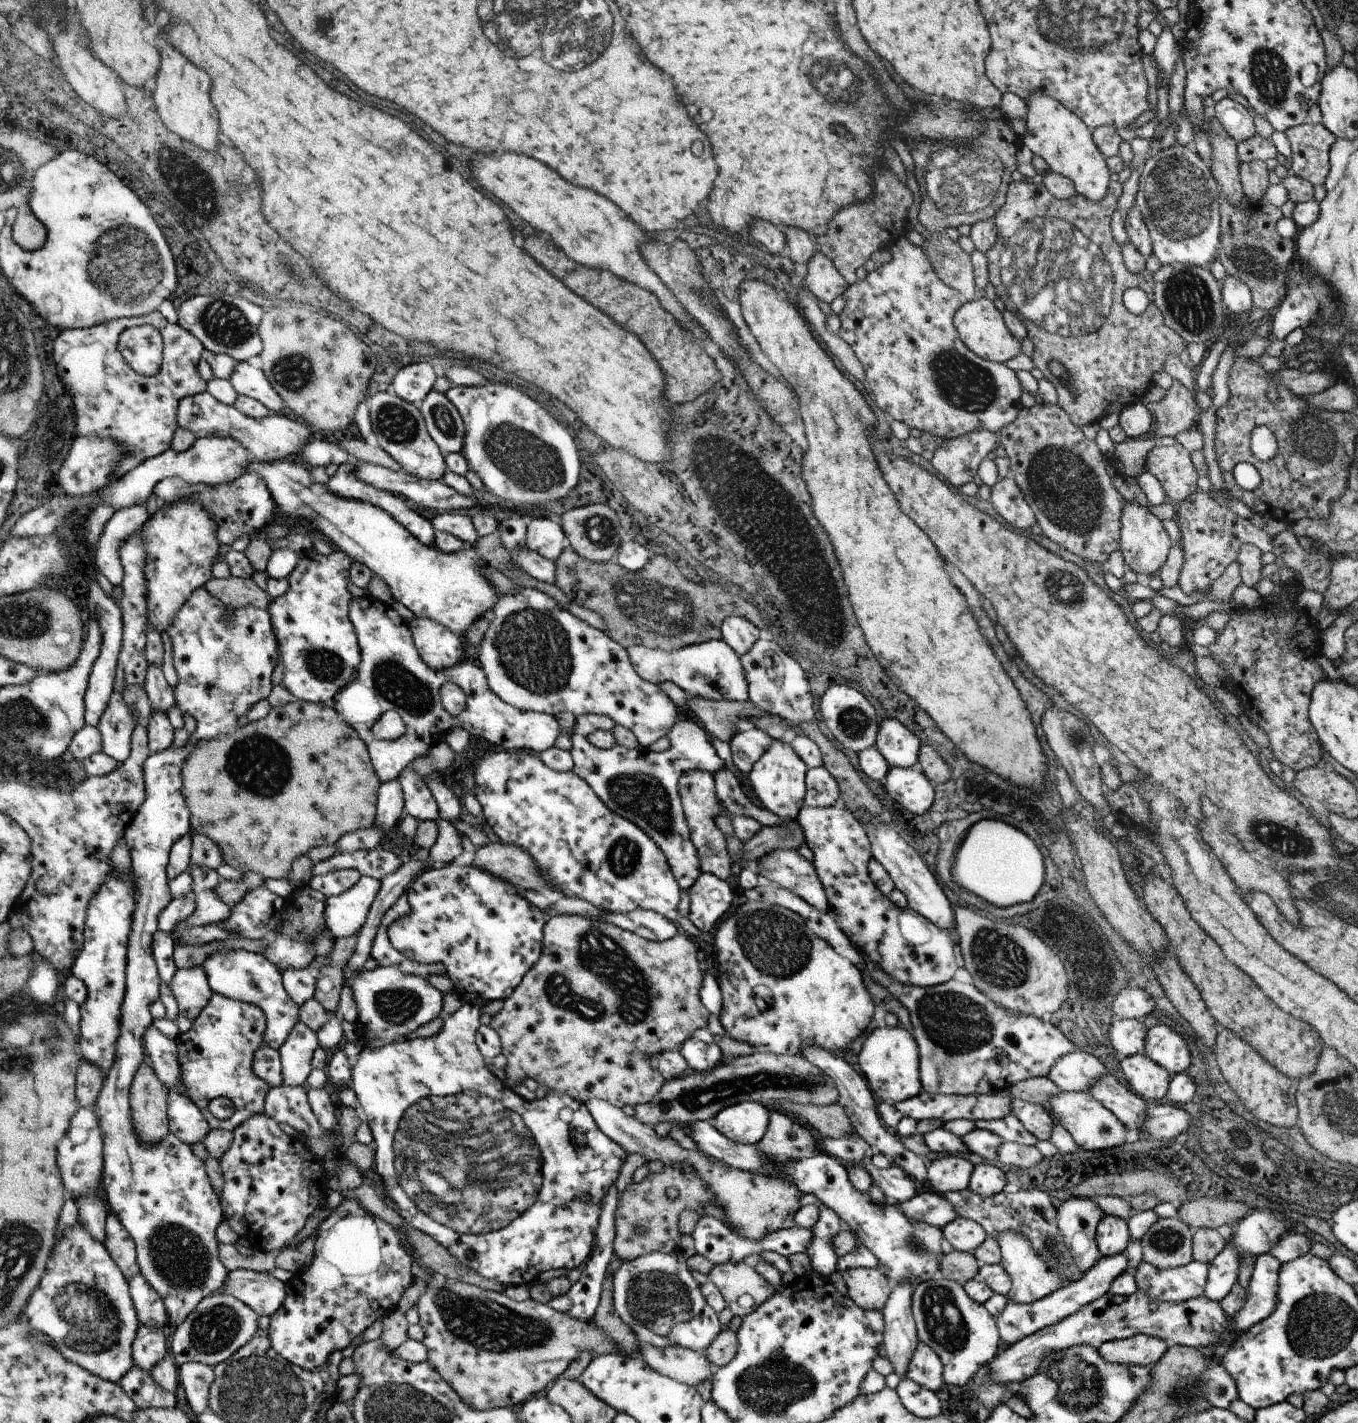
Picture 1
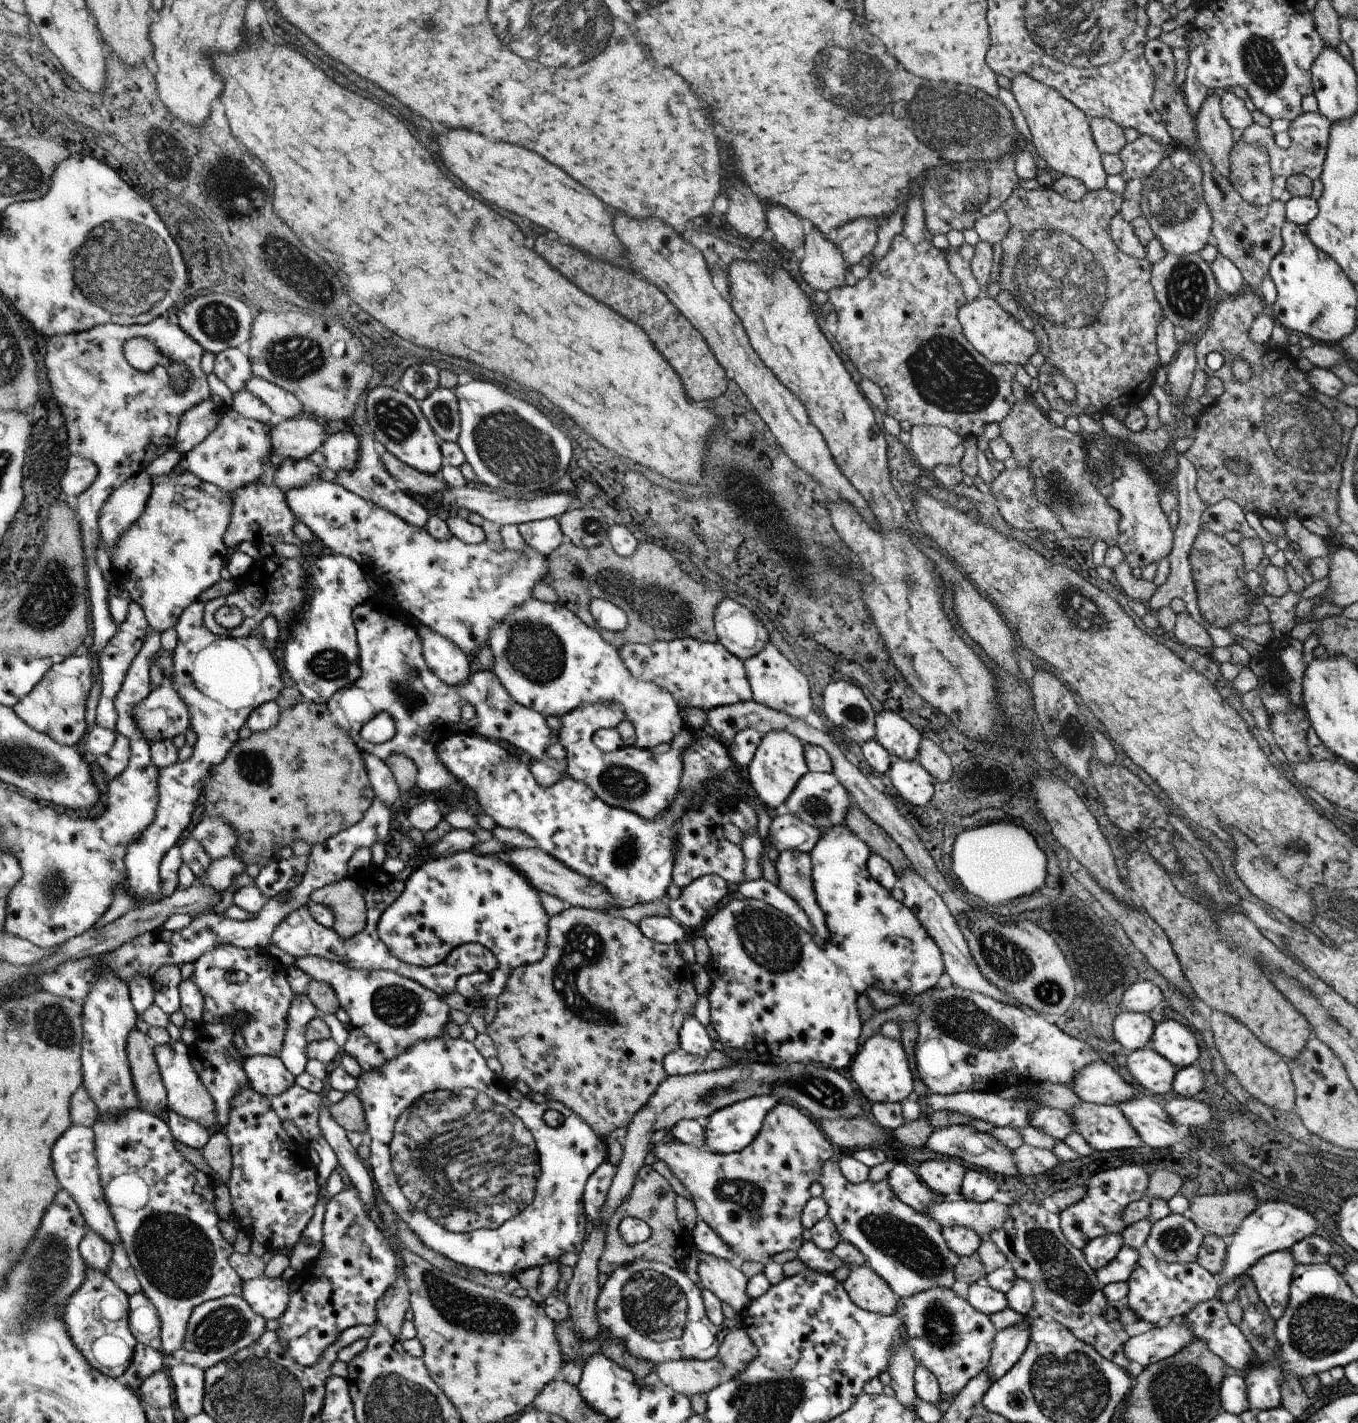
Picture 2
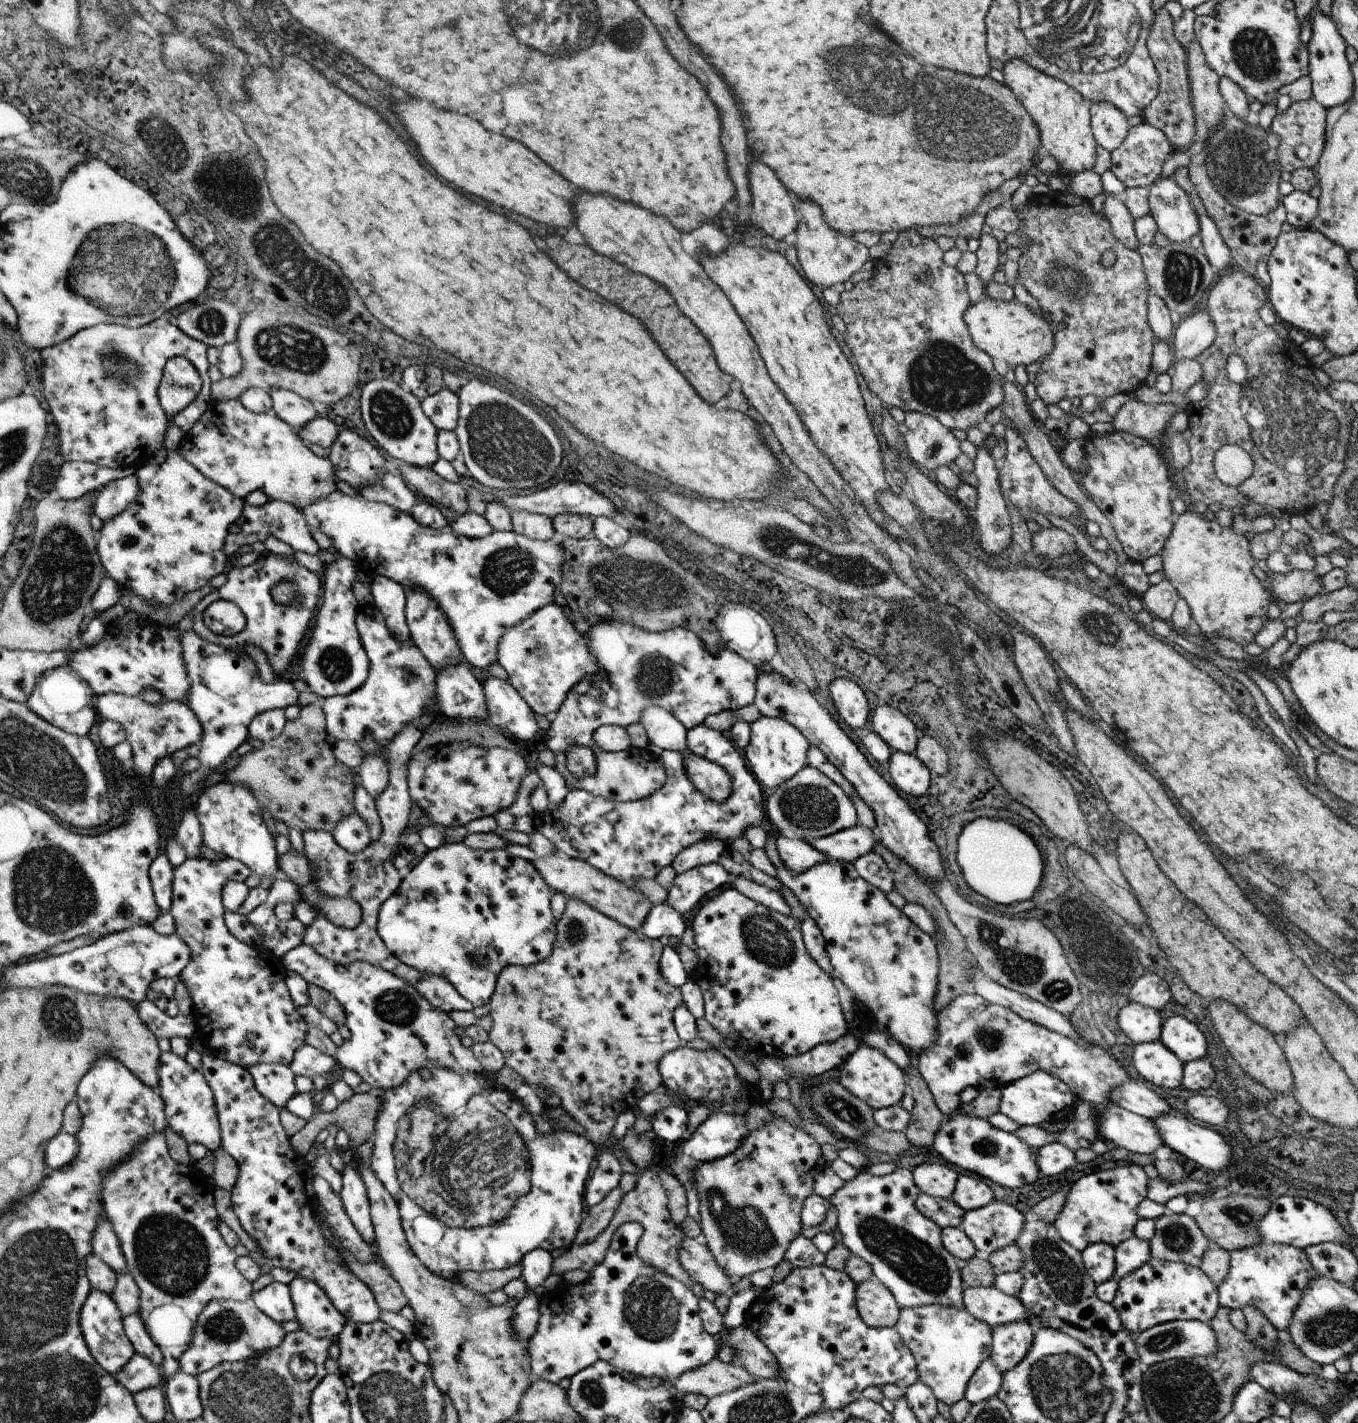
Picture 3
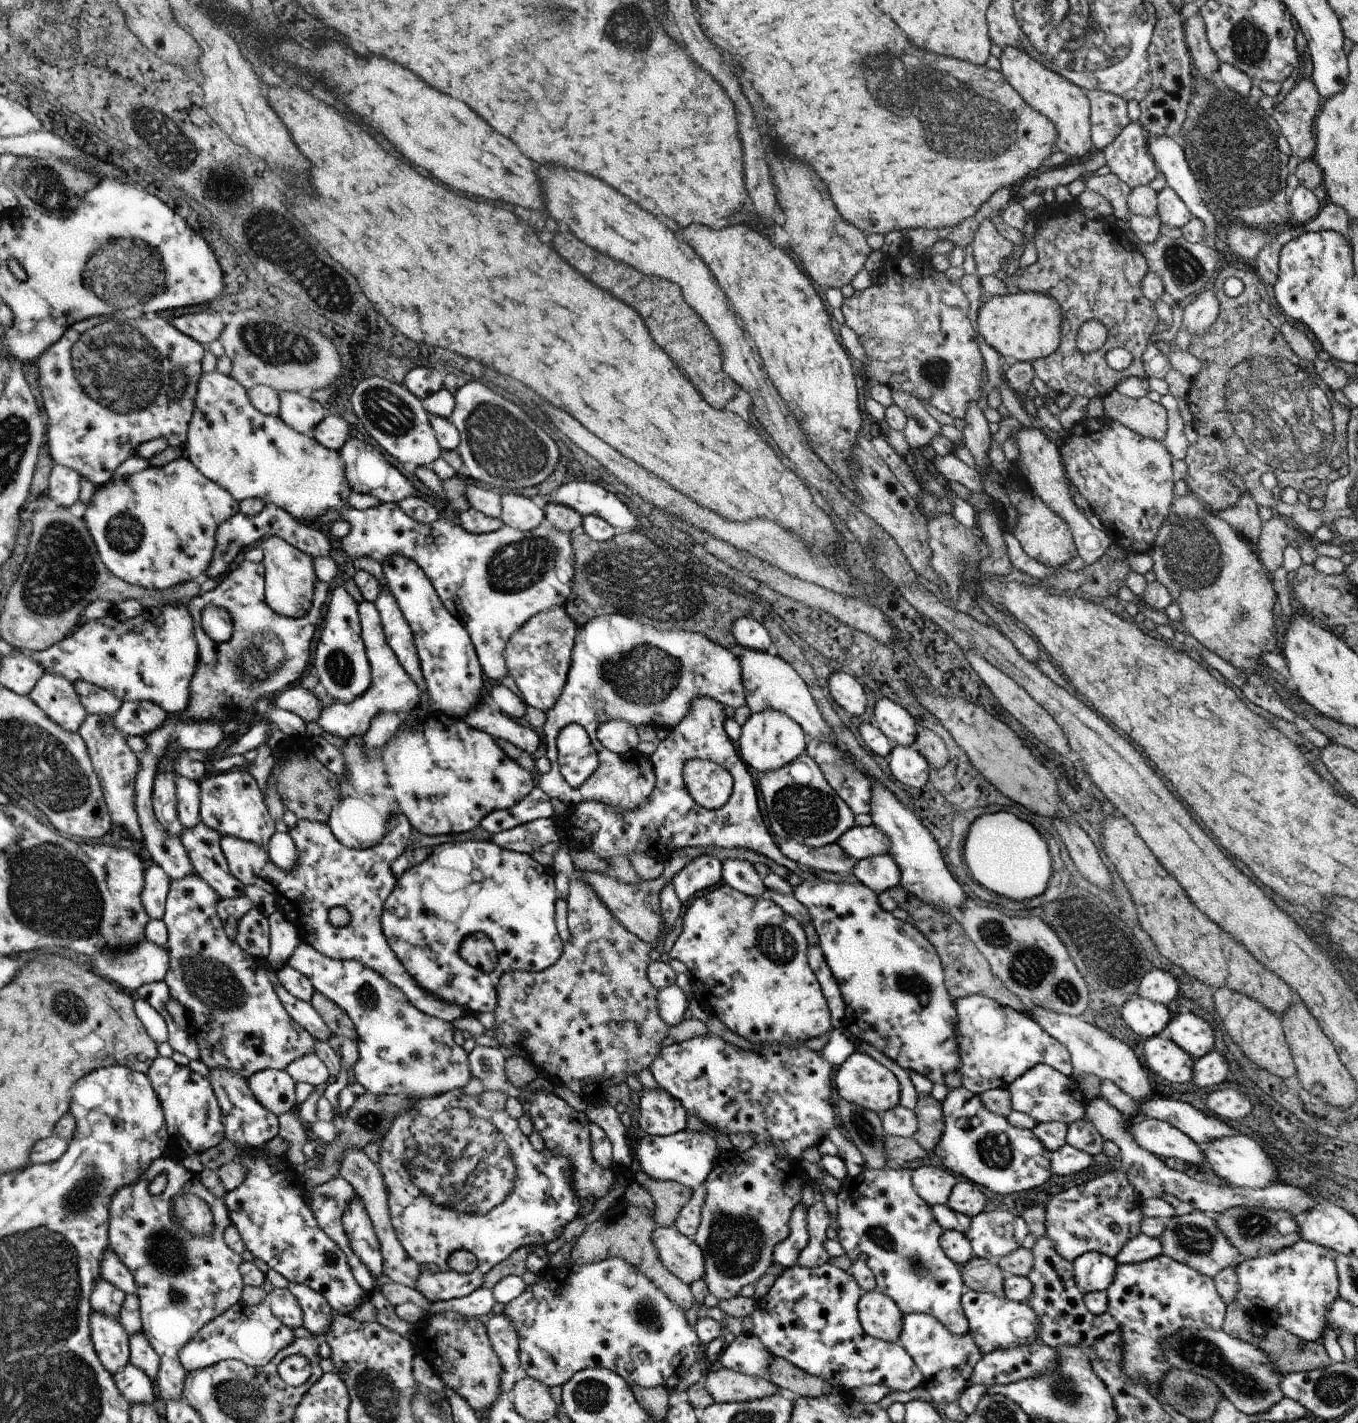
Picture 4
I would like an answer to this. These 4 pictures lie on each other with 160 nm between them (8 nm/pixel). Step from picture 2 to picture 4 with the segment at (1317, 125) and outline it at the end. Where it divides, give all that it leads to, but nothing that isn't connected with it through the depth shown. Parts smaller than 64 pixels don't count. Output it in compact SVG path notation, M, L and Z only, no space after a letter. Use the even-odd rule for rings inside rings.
M1305 74L1297 80L1297 83L1284 96L1284 100L1279 104L1275 104L1270 111L1274 120L1280 127L1282 136L1286 138L1291 148L1291 154L1301 158L1302 161L1312 158L1316 143L1315 143L1315 120L1320 114L1322 106L1322 96L1318 92L1314 81Z

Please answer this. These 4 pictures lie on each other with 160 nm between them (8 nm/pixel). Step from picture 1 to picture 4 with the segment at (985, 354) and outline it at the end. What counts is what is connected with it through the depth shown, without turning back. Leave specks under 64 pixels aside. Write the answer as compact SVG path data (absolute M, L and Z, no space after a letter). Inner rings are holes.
M1018 290L1015 294L996 295L983 303L977 312L976 329L1000 355L1033 362L1047 357L1059 347L1062 321L1063 310L1054 297L1036 291Z

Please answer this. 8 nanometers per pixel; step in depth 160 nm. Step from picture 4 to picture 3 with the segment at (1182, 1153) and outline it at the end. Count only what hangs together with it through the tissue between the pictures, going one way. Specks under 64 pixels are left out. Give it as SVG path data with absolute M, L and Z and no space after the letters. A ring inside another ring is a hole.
M1108 1104L1099 1112L1099 1136L1110 1146L1130 1152L1150 1155L1160 1146L1166 1146L1152 1119L1127 1111L1121 1106Z

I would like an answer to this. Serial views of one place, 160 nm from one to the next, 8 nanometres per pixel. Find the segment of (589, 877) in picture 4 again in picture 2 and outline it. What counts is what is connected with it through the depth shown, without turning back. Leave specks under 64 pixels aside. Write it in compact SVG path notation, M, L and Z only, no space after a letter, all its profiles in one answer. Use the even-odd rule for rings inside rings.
M536 847L532 848L508 848L500 855L504 861L516 867L528 880L542 892L547 892L560 900L570 902L572 907L584 907L597 911L608 912L616 908L613 896L595 880L587 878L583 874L569 869L564 863L561 863L551 854L544 852Z

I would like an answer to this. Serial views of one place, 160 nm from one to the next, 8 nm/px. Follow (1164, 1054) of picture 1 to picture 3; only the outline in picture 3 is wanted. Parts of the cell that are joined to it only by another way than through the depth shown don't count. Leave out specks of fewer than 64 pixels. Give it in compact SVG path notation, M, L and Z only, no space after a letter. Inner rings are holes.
M1165 1016L1159 1038L1186 1064L1206 1054L1206 1038L1198 1026L1184 1016Z

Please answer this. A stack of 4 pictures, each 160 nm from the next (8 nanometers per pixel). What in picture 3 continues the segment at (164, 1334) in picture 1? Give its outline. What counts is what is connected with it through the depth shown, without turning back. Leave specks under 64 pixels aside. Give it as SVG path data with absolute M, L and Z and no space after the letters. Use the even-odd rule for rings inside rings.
M135 1354L124 1366L123 1370L116 1373L113 1377L127 1387L135 1396L136 1392L148 1388L154 1388L162 1384L161 1368L156 1366L150 1358L142 1356L142 1354Z

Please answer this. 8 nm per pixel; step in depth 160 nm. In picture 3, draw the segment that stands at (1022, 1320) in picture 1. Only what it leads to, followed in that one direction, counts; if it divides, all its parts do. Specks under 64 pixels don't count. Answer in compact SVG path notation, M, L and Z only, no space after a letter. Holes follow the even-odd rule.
M1132 1236L1115 1246L1115 1278L1121 1279L1151 1259L1149 1241ZM988 1358L971 1377L964 1399L973 1405L993 1397L1001 1389L1002 1377L998 1367Z

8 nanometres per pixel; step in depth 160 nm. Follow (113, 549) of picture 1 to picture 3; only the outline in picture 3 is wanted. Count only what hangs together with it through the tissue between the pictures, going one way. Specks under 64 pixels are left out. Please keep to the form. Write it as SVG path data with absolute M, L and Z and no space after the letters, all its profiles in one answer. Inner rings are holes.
M134 469L120 472L117 479L101 488L95 508L96 516L102 522L108 522L116 514L130 508L130 502L136 502L136 496L140 494L138 482Z

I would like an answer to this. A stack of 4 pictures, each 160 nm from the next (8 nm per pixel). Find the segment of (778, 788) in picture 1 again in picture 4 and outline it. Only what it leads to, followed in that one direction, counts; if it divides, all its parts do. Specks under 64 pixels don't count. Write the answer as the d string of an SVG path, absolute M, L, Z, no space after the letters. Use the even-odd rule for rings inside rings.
M764 710L764 712L752 713L742 726L737 746L740 746L740 755L743 756L744 762L752 766L754 772L766 774L770 770L784 768L806 753L809 740L803 728L788 714L776 710Z

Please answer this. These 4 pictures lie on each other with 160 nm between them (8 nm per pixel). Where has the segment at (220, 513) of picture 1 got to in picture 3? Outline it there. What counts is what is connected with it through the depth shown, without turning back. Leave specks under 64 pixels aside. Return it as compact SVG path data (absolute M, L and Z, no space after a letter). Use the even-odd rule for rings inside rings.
M269 500L263 506L250 506L244 501L243 514L236 522L240 527L240 532L229 534L226 542L226 554L232 556L242 546L252 546L254 542L265 542L270 536L282 540L295 551L306 552L318 555L319 547L316 540L312 538L311 531L307 526L301 510L280 500Z

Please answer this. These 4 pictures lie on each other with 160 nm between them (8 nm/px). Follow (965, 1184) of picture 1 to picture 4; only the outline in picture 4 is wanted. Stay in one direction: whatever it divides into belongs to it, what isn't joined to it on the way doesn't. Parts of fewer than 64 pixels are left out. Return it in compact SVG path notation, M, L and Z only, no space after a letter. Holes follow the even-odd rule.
M920 1166L912 1175L916 1192L928 1205L947 1204L958 1180L946 1170L935 1166Z

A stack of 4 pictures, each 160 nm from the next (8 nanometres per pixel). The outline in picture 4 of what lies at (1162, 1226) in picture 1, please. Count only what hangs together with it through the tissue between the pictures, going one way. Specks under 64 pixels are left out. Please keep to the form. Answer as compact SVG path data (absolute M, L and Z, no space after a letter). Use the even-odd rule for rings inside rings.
M1187 1213L1168 1218L1166 1228L1160 1236L1162 1255L1190 1266L1193 1270L1213 1278L1224 1268L1238 1267L1238 1250L1220 1232L1216 1222L1204 1214Z

